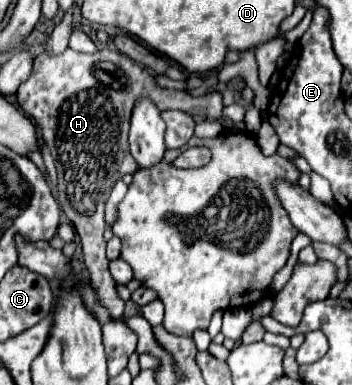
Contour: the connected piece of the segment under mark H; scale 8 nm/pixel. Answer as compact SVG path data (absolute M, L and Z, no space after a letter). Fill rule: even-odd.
M66 48L58 56L42 52L34 60L32 76L20 84L16 96L24 114L40 124L42 138L52 150L58 170L58 204L80 236L90 282L96 286L100 302L110 310L112 318L122 320L126 302L118 296L116 282L108 272L102 234L106 228L104 204L116 178L138 170L136 160L128 152L128 120L136 98L150 96L160 110L182 110L194 118L222 120L228 124L228 130L246 130L246 126L234 124L224 116L220 92L194 98L188 92L158 88L148 70L116 48L102 48L96 54L82 54L72 48Z

